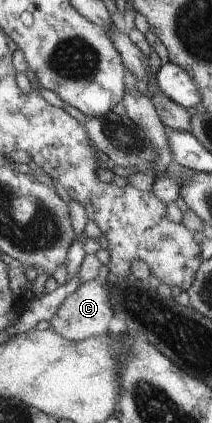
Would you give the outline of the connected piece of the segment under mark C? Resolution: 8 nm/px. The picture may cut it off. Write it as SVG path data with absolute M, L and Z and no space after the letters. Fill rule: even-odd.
M103 267L97 278L81 284L73 294L67 296L63 304L59 306L55 317L49 320L49 329L61 334L62 338L75 340L75 342L109 331L109 322L115 316L111 306L111 288L107 288L109 273L107 268Z

